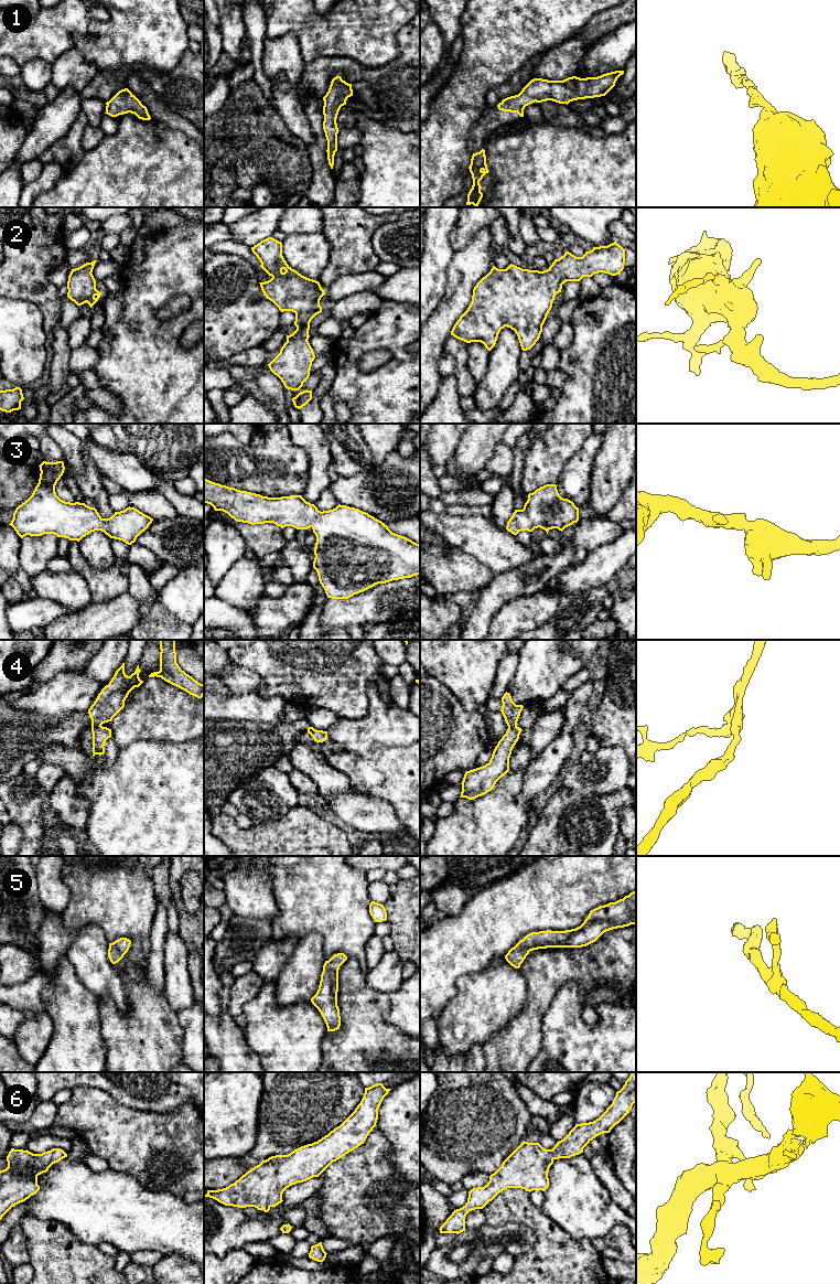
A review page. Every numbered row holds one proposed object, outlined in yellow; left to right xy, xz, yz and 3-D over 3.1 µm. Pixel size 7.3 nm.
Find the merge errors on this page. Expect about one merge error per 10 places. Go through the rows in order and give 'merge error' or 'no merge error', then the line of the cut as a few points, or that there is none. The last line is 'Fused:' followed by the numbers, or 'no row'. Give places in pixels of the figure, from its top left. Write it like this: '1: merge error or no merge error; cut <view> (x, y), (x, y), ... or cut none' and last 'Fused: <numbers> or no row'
1: no merge error; cut none
2: no merge error; cut none
3: no merge error; cut none
4: no merge error; cut none
5: no merge error; cut none
6: no merge error; cut none
Fused: no row

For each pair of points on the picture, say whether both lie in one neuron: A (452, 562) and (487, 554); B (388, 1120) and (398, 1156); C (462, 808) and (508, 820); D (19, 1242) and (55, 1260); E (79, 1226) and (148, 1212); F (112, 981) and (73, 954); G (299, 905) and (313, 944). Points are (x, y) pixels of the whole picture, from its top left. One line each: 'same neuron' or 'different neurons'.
A: different neurons
B: same neuron
C: same neuron
D: different neurons
E: same neuron
F: same neuron
G: different neurons

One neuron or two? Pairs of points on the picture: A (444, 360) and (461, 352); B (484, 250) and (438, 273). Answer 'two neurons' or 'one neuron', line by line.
A: two neurons
B: two neurons

